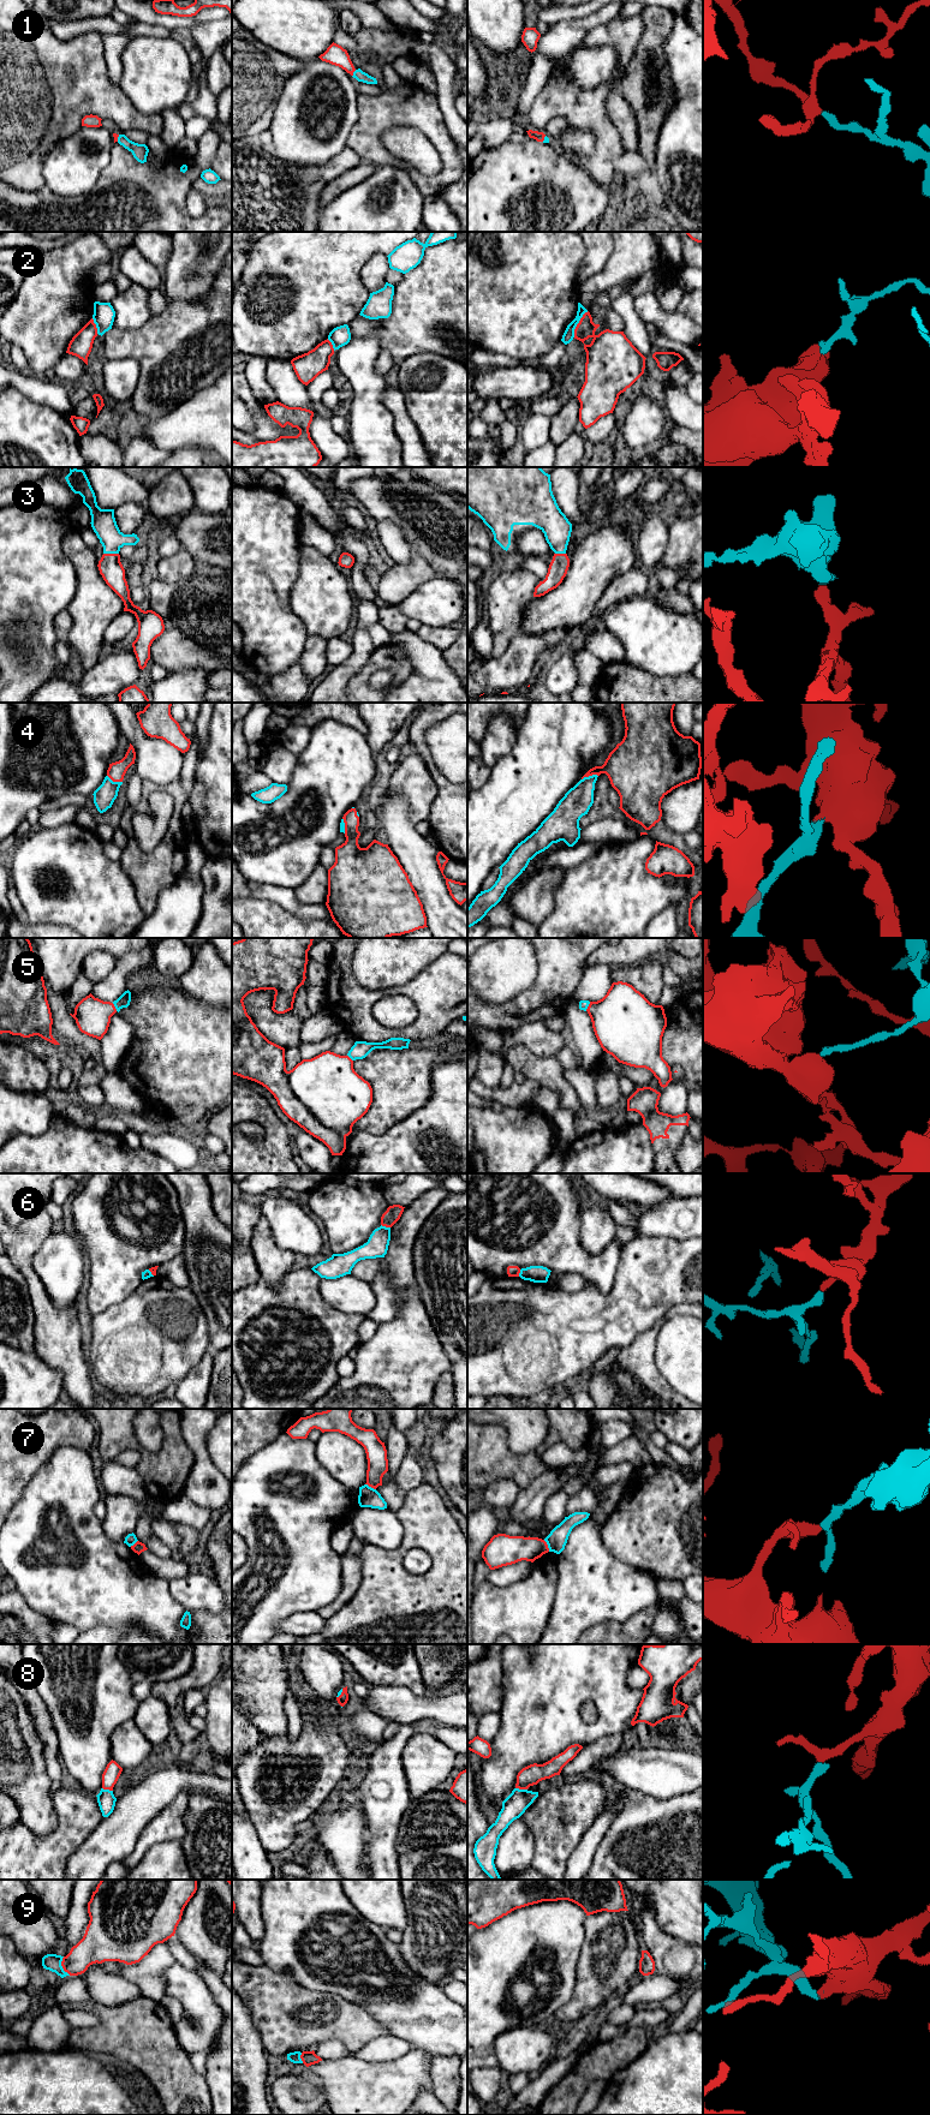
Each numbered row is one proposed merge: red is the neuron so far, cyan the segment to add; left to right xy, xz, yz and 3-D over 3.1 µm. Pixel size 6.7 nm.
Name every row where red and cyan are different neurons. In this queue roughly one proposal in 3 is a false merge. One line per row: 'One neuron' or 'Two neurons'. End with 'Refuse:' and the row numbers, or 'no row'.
1: One neuron
2: Two neurons
3: One neuron
4: One neuron
5: One neuron
6: Two neurons
7: Two neurons
8: One neuron
9: One neuron
Refuse: 2, 6, 7

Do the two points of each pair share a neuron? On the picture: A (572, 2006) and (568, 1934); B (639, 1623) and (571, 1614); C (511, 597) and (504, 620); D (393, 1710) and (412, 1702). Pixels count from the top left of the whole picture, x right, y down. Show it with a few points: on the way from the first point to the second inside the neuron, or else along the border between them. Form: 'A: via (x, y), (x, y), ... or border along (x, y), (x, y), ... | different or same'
A: border along (577, 1966), (573, 1994), (554, 2015) | different
B: border along (649, 1606), (624, 1621), (597, 1624) | different
C: via (505, 603), (505, 614) | same
D: via (398, 1706), (407, 1706) | same

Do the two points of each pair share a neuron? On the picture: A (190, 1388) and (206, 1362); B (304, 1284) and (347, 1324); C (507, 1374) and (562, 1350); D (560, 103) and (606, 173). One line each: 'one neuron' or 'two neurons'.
A: one neuron
B: one neuron
C: one neuron
D: one neuron

